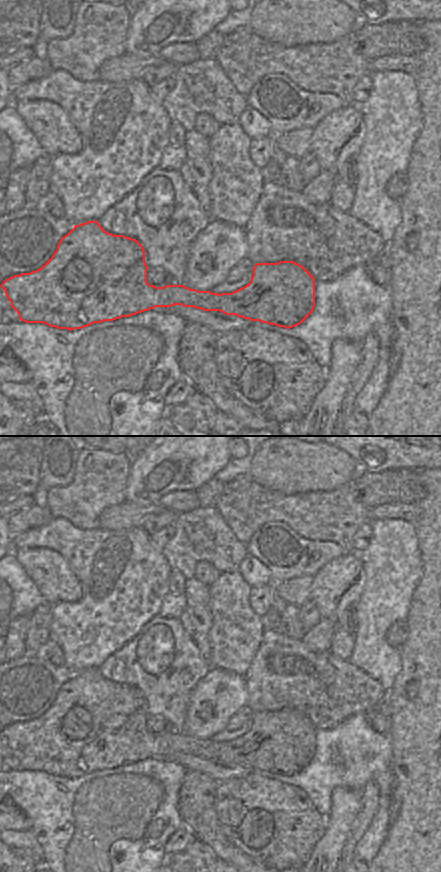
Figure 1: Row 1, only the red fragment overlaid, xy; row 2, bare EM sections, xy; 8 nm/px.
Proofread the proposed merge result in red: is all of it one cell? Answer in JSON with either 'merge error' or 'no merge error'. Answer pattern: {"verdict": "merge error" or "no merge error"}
{"verdict": "no merge error"}

